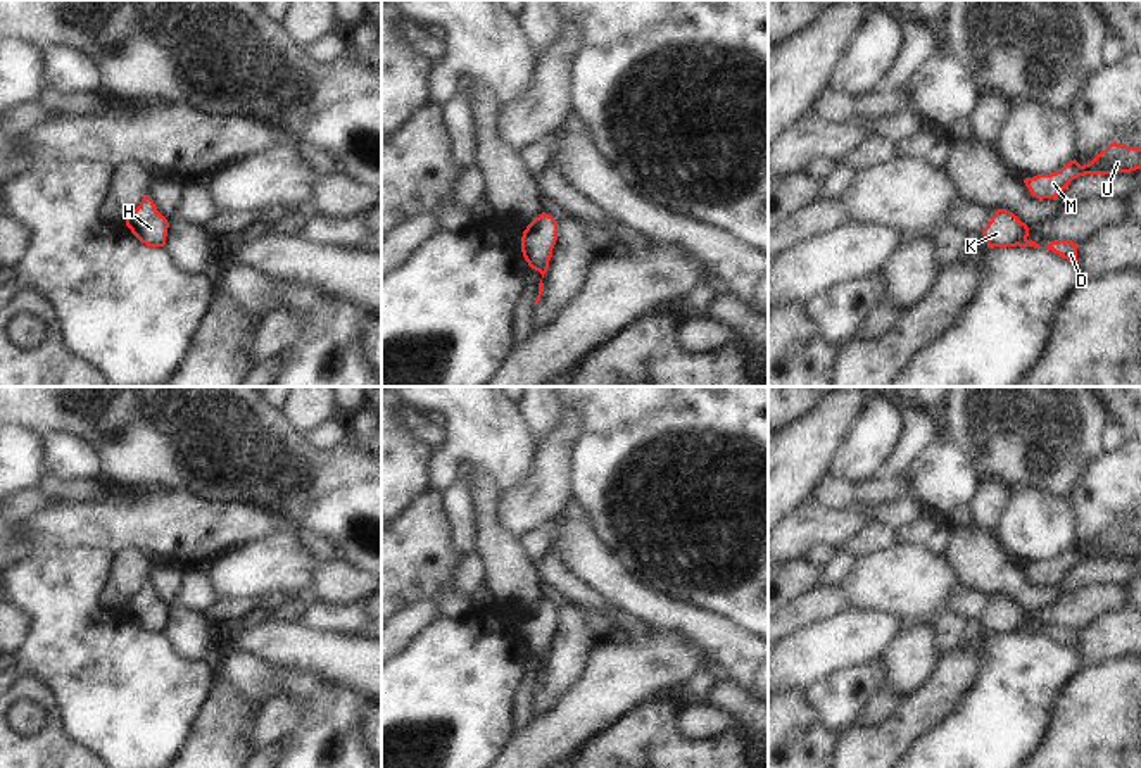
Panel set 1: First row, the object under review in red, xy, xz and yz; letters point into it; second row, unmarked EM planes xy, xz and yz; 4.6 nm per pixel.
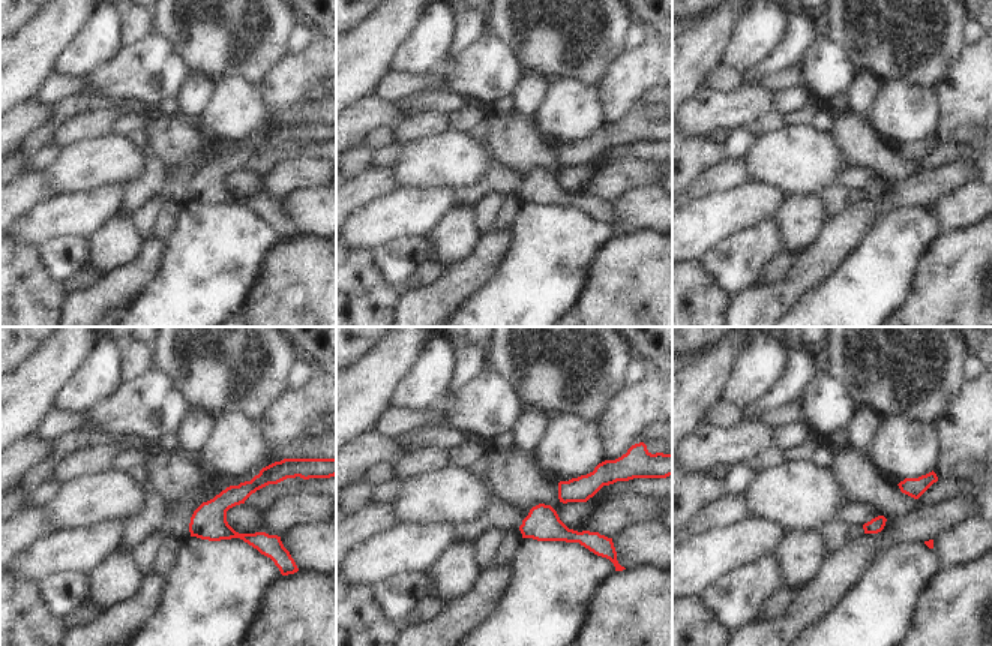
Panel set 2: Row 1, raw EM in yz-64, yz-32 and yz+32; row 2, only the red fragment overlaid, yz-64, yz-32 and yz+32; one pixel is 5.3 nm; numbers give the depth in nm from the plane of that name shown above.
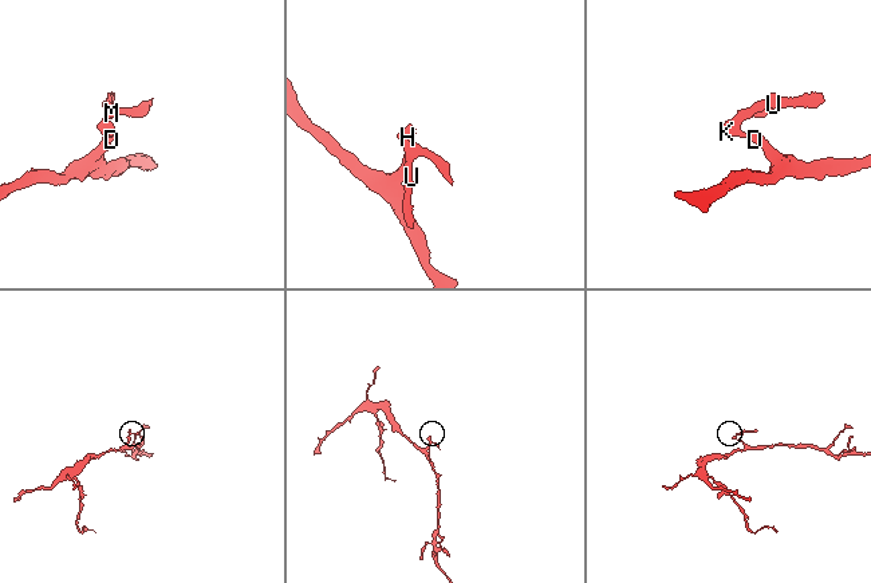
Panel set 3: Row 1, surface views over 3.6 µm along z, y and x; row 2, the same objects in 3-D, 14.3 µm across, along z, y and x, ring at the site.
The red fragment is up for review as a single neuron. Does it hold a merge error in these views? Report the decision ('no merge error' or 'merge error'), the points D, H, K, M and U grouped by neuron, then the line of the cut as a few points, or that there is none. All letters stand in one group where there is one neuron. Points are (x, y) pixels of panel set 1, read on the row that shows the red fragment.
no merge error; groups D H K M U; cut none

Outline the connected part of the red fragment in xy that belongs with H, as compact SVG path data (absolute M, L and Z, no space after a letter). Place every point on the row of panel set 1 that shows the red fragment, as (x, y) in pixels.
M150 195L143 197L140 205L128 214L126 226L147 247L164 247L169 223L157 211Z

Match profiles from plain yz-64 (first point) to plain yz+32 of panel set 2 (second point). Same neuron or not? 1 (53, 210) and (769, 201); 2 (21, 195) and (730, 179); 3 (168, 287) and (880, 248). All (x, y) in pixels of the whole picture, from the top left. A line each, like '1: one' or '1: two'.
1: one
2: one
3: one

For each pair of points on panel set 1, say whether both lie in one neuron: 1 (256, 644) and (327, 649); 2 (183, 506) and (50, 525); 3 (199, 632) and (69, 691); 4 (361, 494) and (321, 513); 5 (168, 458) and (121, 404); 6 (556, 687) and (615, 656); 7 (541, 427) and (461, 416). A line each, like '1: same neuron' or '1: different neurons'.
1: same neuron
2: same neuron
3: different neurons
4: same neuron
5: same neuron
6: different neurons
7: different neurons

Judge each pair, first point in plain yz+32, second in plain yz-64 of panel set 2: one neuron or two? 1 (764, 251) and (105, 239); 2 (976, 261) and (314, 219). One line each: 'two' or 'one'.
1: two
2: two

